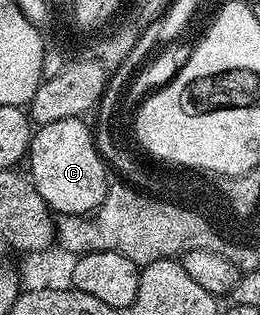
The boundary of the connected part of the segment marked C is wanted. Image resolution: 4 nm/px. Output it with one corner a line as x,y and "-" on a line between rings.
56,117
53,123
48,123
44,128
37,130
32,136
32,143
28,147
26,164
32,170
30,181
35,185
36,192
48,202
49,208
60,215
86,215
93,211
106,197
110,186
108,179
109,164
97,147
96,136
93,128
87,127
80,117

